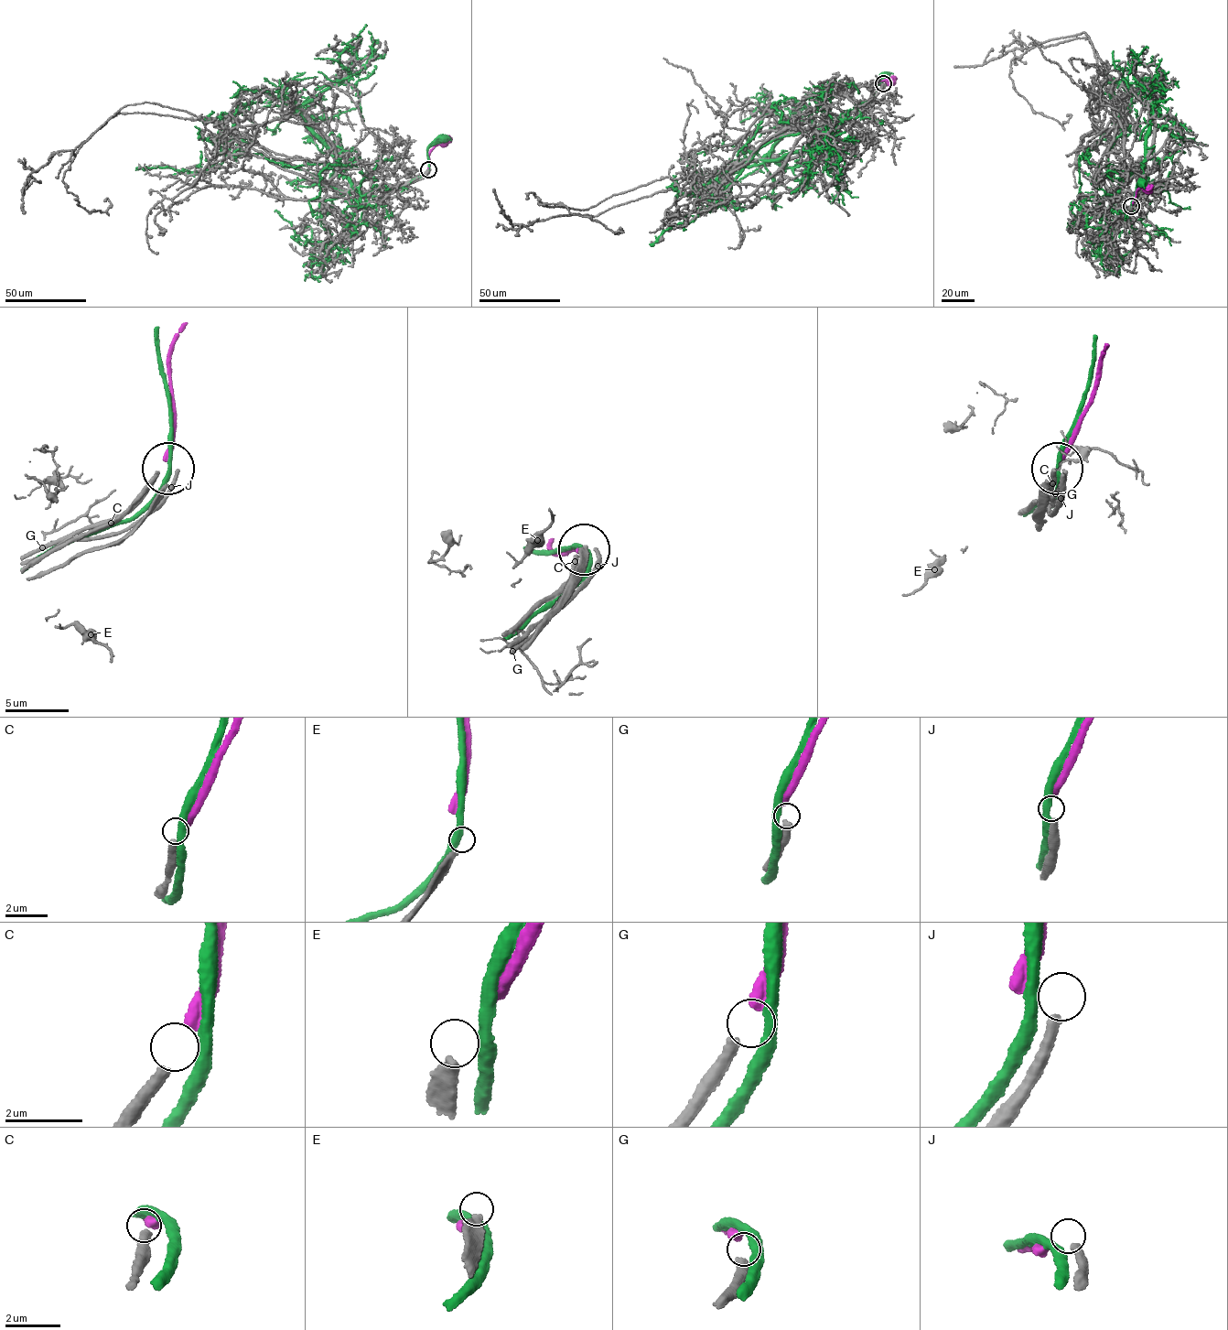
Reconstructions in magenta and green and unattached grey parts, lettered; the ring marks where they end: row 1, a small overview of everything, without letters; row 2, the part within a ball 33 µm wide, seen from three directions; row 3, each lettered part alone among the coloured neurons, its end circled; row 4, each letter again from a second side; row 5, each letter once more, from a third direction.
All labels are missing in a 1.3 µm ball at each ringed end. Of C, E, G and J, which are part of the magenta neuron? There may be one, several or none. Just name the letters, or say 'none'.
C

